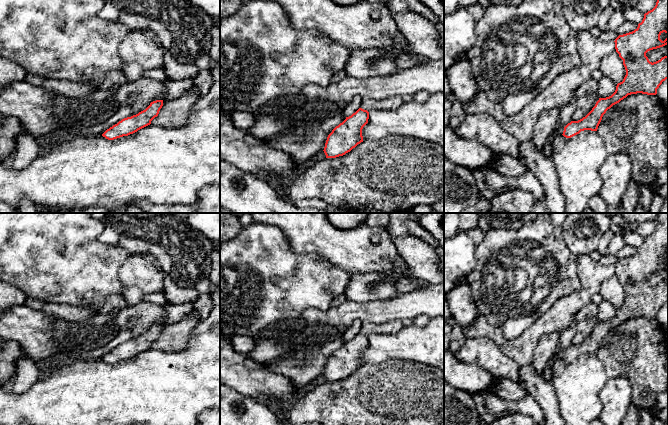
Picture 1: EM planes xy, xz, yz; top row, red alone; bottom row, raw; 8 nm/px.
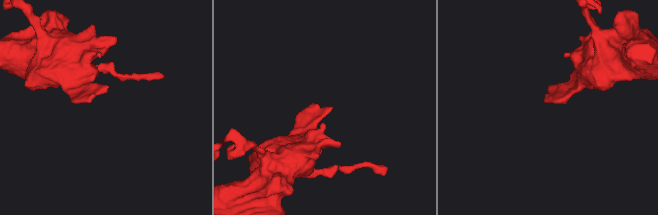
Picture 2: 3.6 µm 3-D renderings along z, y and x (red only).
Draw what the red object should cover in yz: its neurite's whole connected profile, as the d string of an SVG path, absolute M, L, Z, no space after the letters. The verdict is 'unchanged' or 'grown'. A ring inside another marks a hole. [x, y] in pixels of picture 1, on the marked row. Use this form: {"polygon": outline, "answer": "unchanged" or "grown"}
{"polygon": "M657 0L655 7L644 14L642 22L638 24L634 31L619 35L614 41L616 52L623 60L626 70L626 75L623 81L617 84L615 92L609 97L599 98L585 117L578 121L571 121L565 127L554 128L552 134L554 136L563 135L566 138L571 138L584 130L597 131L606 111L628 95L637 93L656 95L659 86L668 79L668 55L652 63L649 61L646 53L668 44L668 37L664 41L660 39L660 35L663 32L668 34L668 0Z", "answer": "grown"}

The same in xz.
{"polygon": "M400 96L384 100L374 100L362 97L361 107L351 116L336 126L328 135L324 153L326 158L336 158L350 152L363 142L362 129L368 123L369 112L373 109L395 110L401 106L403 99Z", "answer": "grown"}

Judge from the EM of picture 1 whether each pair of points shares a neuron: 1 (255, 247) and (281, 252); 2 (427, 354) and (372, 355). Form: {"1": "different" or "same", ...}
{"1": "same", "2": "same"}

